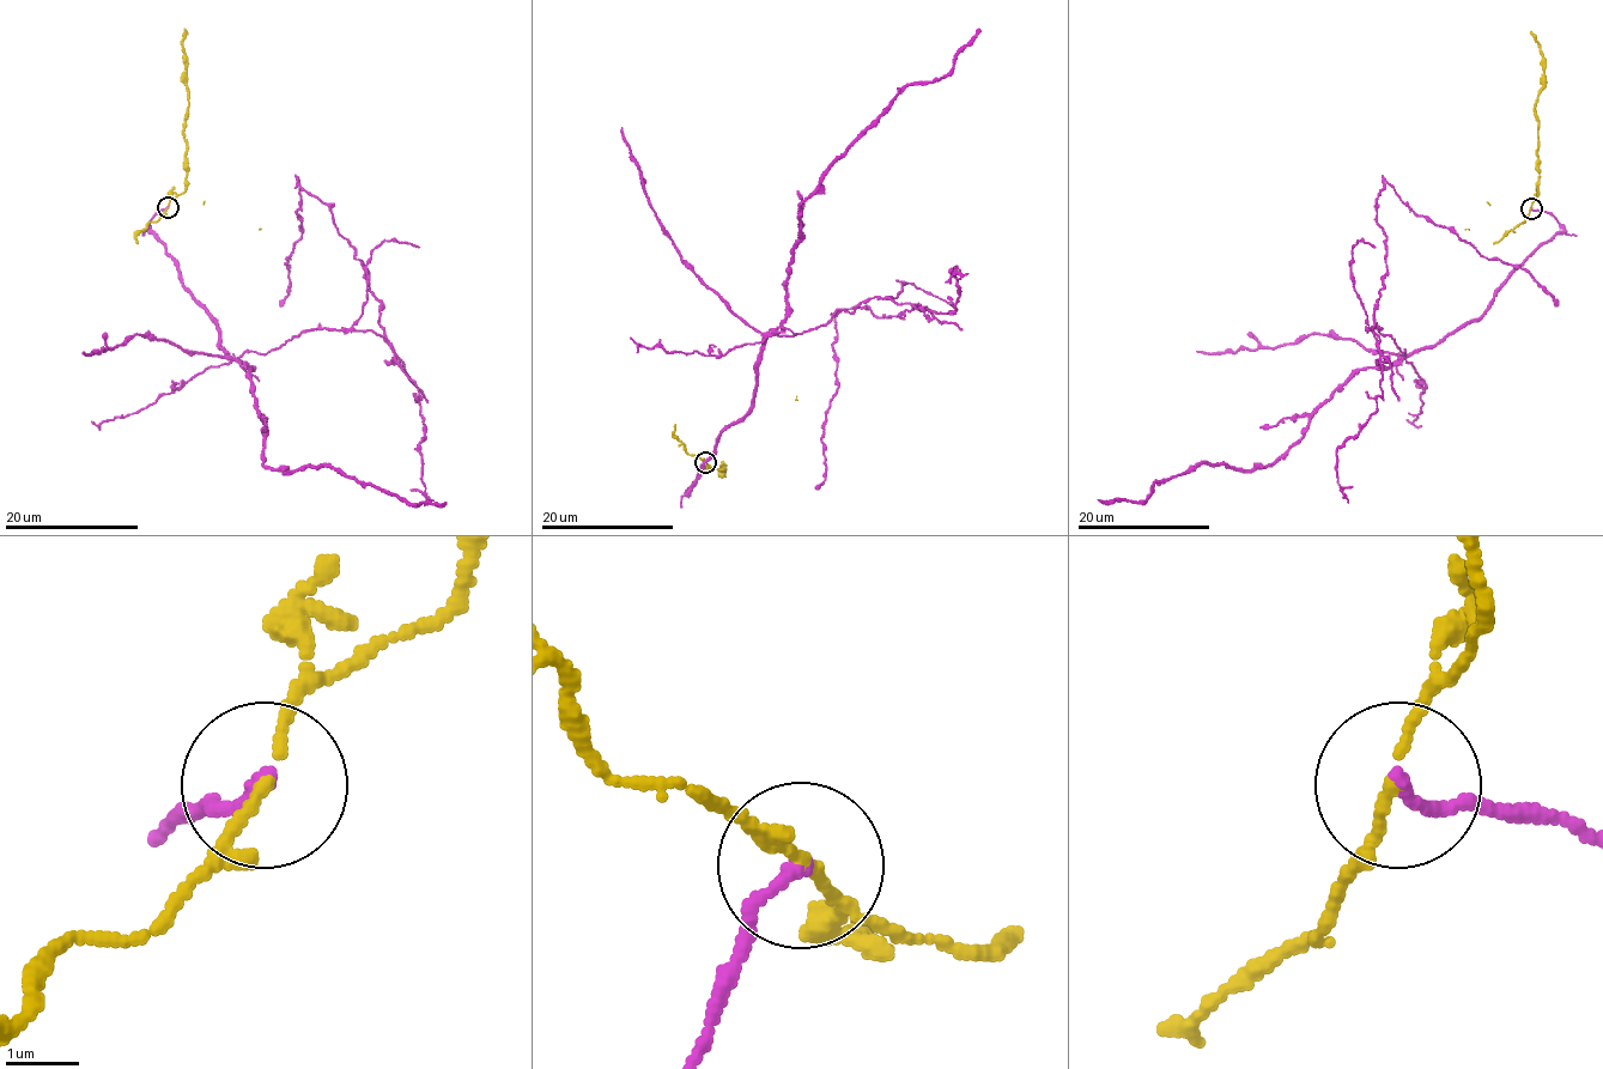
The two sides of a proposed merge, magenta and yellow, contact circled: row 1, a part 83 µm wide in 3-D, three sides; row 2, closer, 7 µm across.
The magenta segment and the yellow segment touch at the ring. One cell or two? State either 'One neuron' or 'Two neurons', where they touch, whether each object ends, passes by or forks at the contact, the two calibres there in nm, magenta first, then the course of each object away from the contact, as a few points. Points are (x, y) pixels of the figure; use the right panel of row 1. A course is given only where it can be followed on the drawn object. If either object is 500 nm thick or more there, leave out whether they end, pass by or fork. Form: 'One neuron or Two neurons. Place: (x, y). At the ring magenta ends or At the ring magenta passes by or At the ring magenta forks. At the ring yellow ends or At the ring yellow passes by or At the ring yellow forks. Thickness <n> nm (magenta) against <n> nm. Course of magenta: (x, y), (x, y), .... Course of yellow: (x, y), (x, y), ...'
Two neurons. Place: (1531, 208). At the ring magenta ends. At the ring yellow passes by. Thickness 190 nm (magenta) against 120 nm. Course of magenta: (1531, 208), (1562, 229), (1477, 319), (1406, 358), (1366, 328), (1378, 336), (1386, 183), (1558, 305). Course of yellow: (1531, 208), (1540, 175), (1535, 102), (1543, 84), (1544, 58), (1530, 31)

